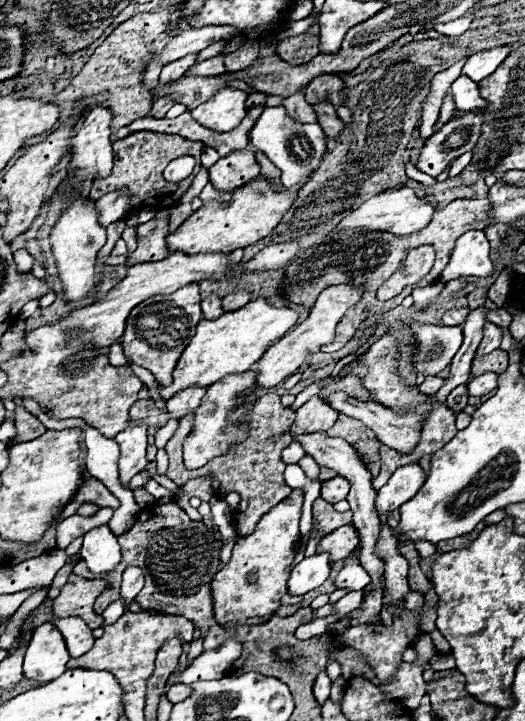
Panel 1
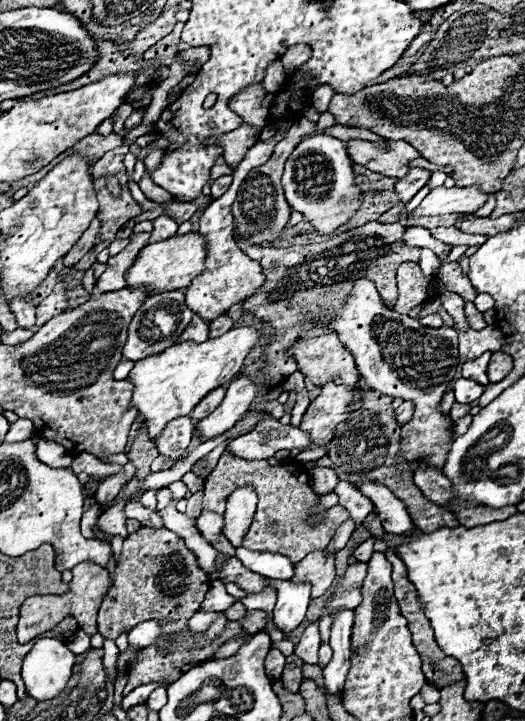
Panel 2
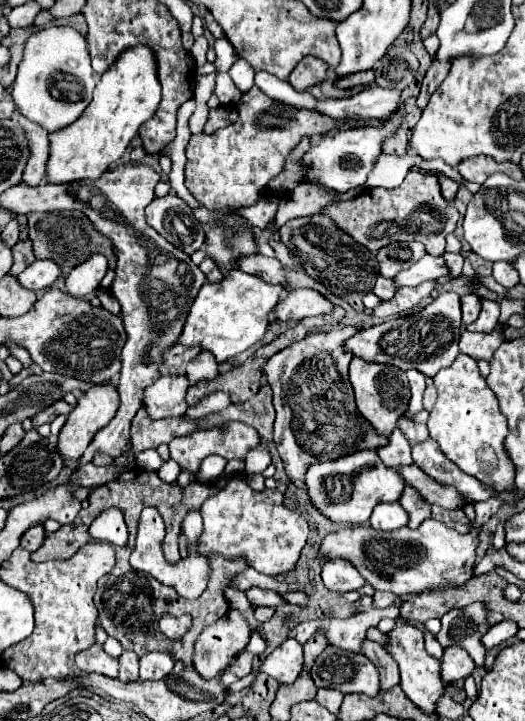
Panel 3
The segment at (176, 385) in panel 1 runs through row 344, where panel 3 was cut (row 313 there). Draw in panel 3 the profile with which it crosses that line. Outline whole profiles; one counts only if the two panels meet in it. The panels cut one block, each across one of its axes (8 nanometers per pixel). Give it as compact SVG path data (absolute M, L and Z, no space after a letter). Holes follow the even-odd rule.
M240 270L232 272L232 276L226 276L220 280L220 284L204 284L196 296L196 300L190 306L186 324L182 328L180 338L176 344L182 346L200 346L202 352L214 354L216 362L222 364L252 344L260 342L266 334L266 328L270 324L270 314L274 304L280 302L280 298L286 296L288 290L280 286L264 284L264 280L256 276L248 276Z

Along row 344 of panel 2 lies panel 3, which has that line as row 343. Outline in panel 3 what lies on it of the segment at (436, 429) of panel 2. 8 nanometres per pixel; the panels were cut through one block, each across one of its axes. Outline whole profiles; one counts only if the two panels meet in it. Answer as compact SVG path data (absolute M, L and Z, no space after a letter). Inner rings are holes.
M444 292L428 304L422 314L406 316L406 318L392 318L388 322L358 330L356 336L346 340L346 348L354 352L354 356L366 362L380 362L390 364L402 370L416 368L424 376L436 376L442 368L448 368L458 352L458 338L462 330L460 320L460 296L454 292Z

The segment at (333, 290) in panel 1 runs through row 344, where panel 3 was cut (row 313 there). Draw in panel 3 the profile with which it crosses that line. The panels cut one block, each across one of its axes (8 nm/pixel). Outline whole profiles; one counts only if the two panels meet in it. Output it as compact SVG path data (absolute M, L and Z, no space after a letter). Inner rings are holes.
M290 290L274 308L278 322L298 322L308 316L322 316L334 308L324 296L314 290Z

